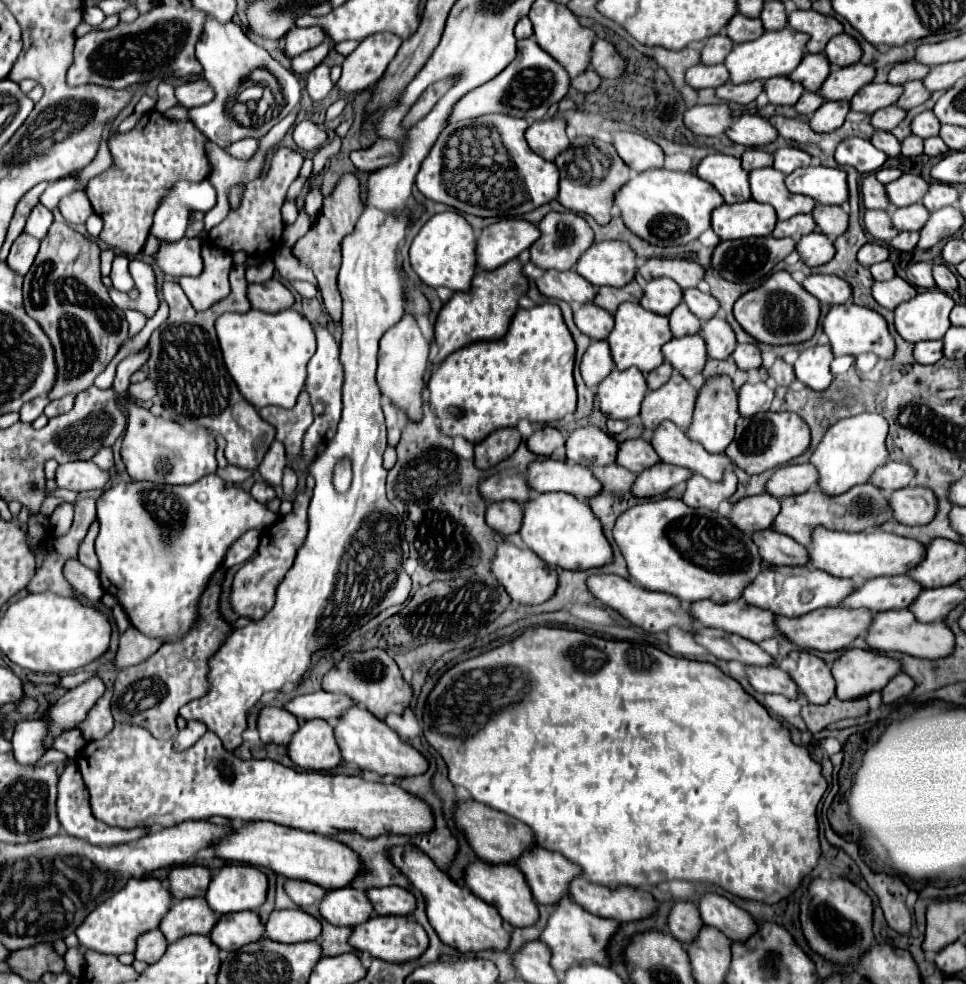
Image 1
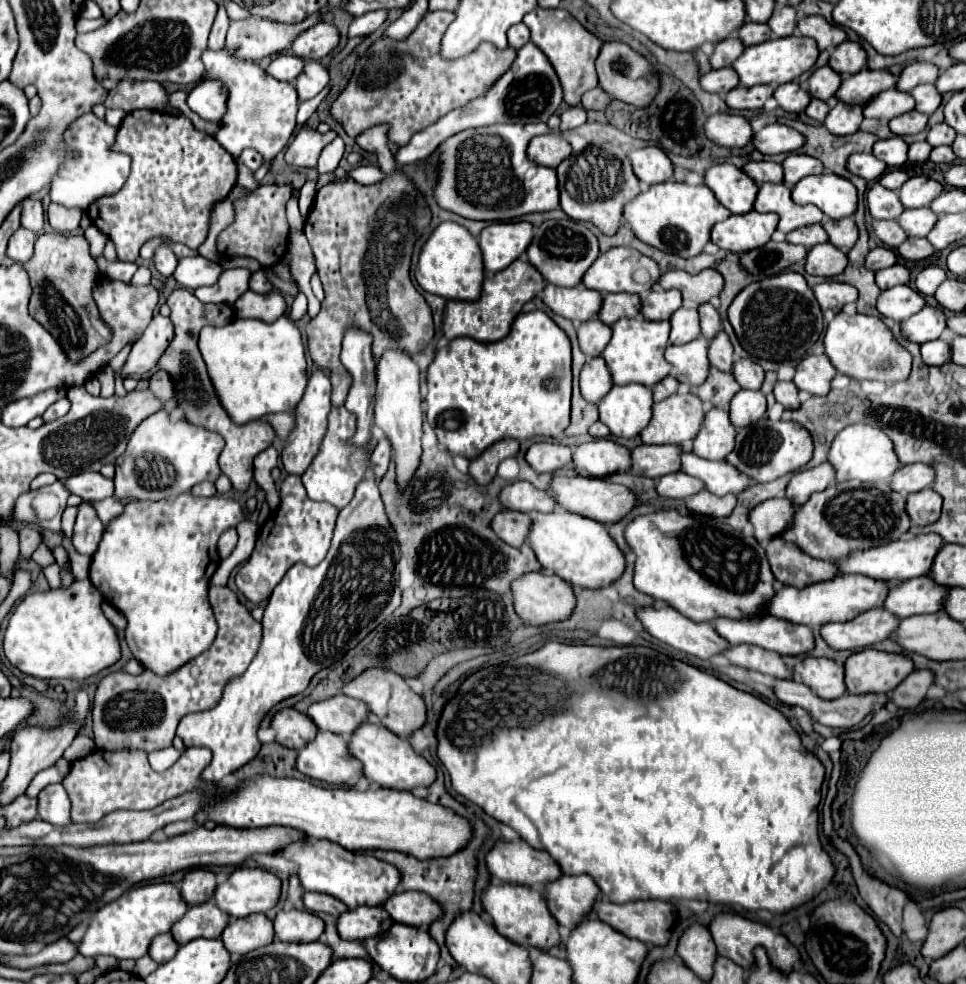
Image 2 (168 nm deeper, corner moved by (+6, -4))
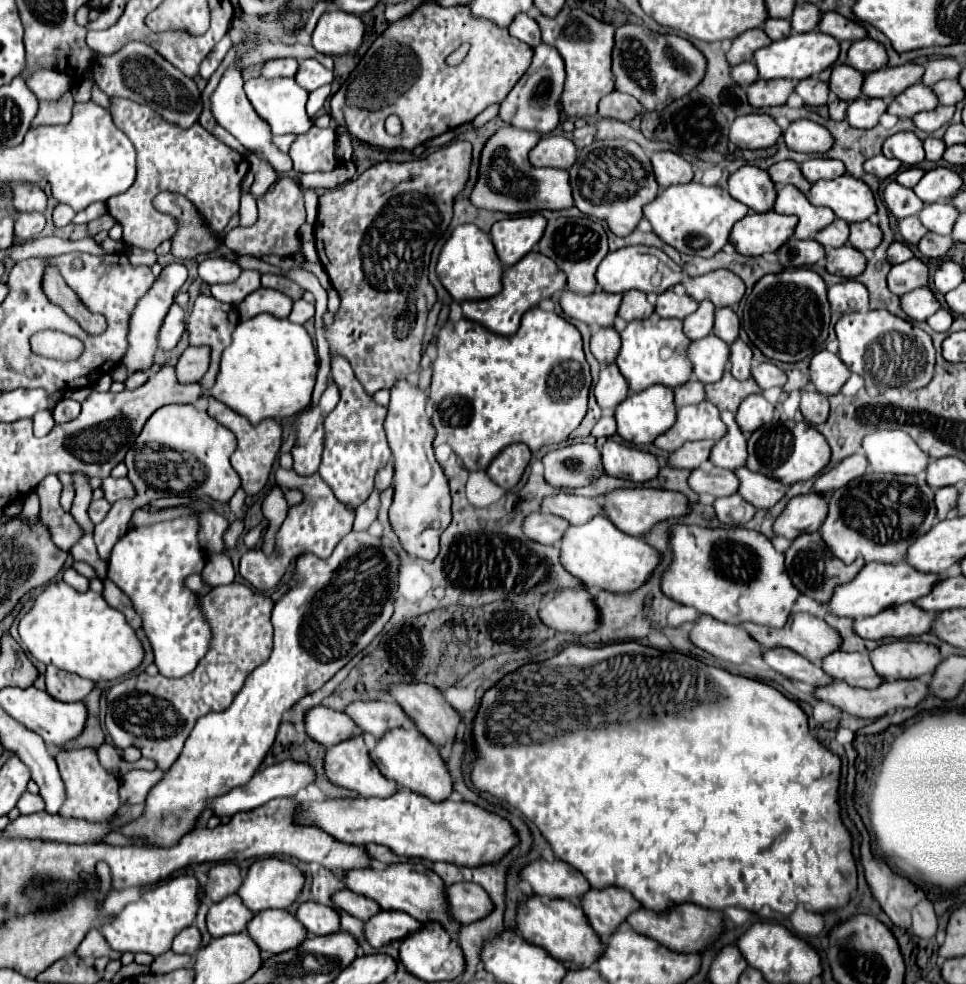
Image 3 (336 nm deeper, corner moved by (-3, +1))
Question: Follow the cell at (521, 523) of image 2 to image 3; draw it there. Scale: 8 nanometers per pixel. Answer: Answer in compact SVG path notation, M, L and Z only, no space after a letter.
M531 513L523 519L523 533L541 545L557 543L565 527L567 523L561 517L549 513Z

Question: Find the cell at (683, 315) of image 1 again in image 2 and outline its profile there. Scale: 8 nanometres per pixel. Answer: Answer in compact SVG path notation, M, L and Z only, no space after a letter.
M682 306L672 316L672 332L670 332L670 344L686 344L698 338L700 334L700 316L698 308L686 308Z

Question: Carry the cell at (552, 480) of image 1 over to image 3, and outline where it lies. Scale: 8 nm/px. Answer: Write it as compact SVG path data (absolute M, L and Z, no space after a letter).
M621 487L607 491L599 497L603 513L609 517L611 523L615 523L617 529L625 531L627 535L643 537L645 531L651 529L651 525L665 521L669 517L683 515L687 511L687 499L685 495L677 491L665 491L665 489L651 489L651 487Z

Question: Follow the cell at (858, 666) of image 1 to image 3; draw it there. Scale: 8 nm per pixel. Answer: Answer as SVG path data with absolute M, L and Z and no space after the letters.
M893 641L875 647L869 653L873 669L885 681L919 679L931 675L941 661L939 649L919 641Z

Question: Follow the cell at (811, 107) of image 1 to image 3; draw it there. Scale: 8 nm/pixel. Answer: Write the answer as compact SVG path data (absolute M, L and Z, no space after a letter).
M835 99L829 103L829 117L833 121L843 121L845 119L845 111L847 111L847 103L841 99Z

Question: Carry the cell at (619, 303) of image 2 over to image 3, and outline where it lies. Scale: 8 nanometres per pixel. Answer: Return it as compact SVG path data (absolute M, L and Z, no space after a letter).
M625 291L623 293L623 301L619 307L619 317L625 321L633 321L633 319L647 319L653 313L653 305L647 301L645 293L641 291Z

